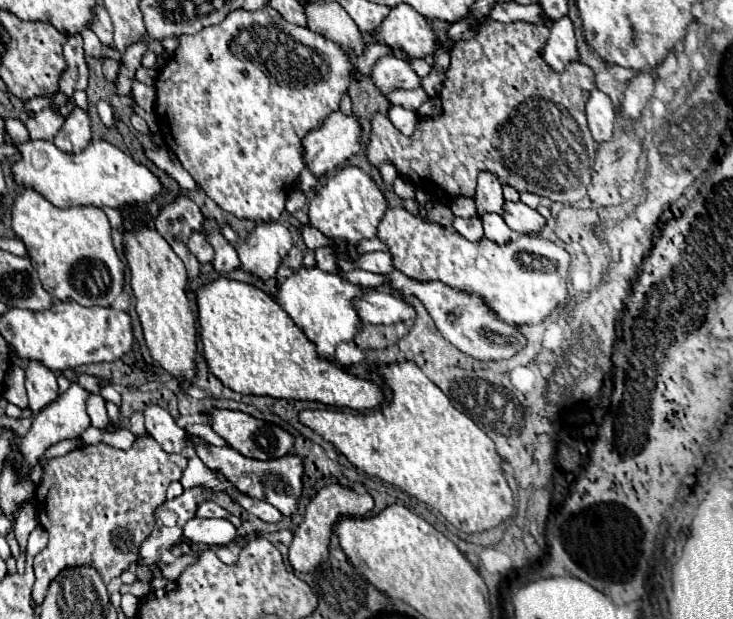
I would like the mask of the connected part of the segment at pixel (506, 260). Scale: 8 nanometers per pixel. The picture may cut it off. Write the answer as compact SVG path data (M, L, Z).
M388 209L378 239L392 255L394 269L416 281L442 281L452 289L478 293L502 321L508 325L534 325L544 321L564 299L570 255L552 241L534 235L516 235L506 245L498 245L486 237L472 243L458 231L448 231L438 223L426 223L410 211Z

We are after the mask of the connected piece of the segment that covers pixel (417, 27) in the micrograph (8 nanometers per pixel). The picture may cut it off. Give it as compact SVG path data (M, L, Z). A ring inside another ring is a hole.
M410 5L392 7L382 25L370 35L364 33L364 37L370 39L366 41L366 45L380 43L390 49L400 49L410 59L426 57L436 51L436 39L430 23Z

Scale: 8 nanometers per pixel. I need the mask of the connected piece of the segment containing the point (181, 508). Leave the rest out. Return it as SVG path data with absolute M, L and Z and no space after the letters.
M200 487L188 489L174 501L166 501L156 509L154 531L140 547L142 559L138 561L138 569L136 569L138 581L150 581L158 573L156 563L160 561L160 553L170 549L182 539L184 523L194 517L198 503L202 503L206 495L208 493Z

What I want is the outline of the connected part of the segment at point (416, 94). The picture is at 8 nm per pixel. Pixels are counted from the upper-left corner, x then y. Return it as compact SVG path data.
M420 85L418 89L408 91L408 95L396 95L396 93L390 93L390 95L388 95L388 101L390 101L392 105L400 105L400 107L410 109L410 111L418 111L420 105L426 103L428 99L430 99L430 97L428 97L428 93L424 91L422 85Z

